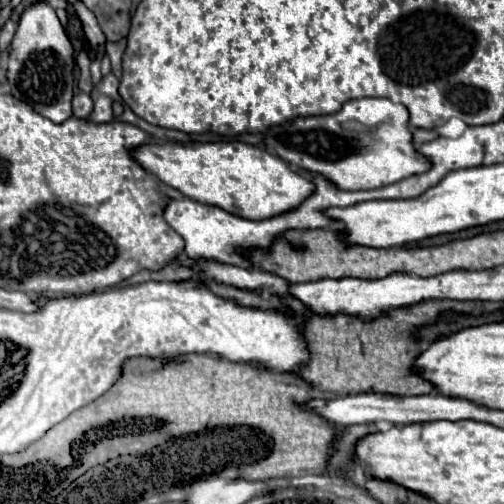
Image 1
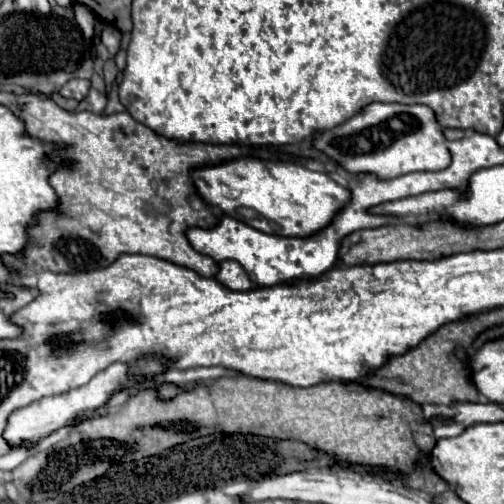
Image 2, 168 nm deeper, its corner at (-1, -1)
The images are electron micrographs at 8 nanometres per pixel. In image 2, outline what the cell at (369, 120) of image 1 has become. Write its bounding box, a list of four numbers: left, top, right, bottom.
[314,102,452,178]

